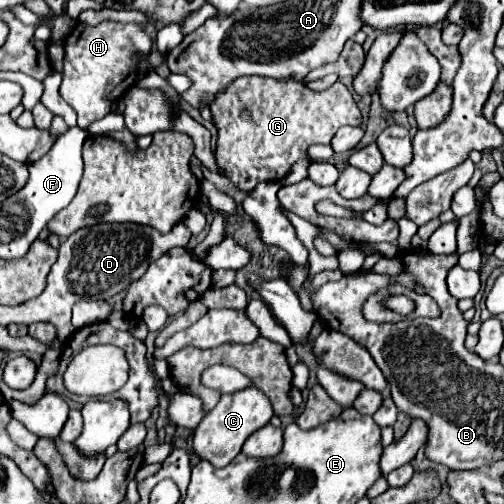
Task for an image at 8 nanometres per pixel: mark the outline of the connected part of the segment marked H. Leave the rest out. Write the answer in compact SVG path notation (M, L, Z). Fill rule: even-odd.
M102 21L96 27L78 23L70 35L66 37L66 59L64 59L64 75L60 85L60 95L64 101L78 113L78 125L86 129L92 121L98 121L110 113L110 103L120 99L130 87L134 87L134 73L136 73L136 59L134 53L150 53L152 39L142 31L136 23L116 23L116 21Z

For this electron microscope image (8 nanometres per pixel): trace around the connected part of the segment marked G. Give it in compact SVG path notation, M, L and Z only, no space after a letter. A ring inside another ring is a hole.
M242 77L236 79L210 105L214 123L218 127L216 165L220 173L232 181L240 191L252 191L262 181L282 181L298 159L306 159L306 149L312 143L328 145L336 131L344 125L360 125L362 115L344 83L336 81L322 93L312 93L298 81L276 81L270 77Z

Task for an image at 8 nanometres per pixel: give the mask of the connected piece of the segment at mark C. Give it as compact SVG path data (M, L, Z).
M248 387L242 391L230 393L230 395L222 395L218 405L194 429L194 441L192 441L194 453L198 455L198 459L210 461L214 467L224 467L240 453L244 441L256 429L264 427L272 415L274 413L272 413L272 407L270 407L266 395L256 387Z

